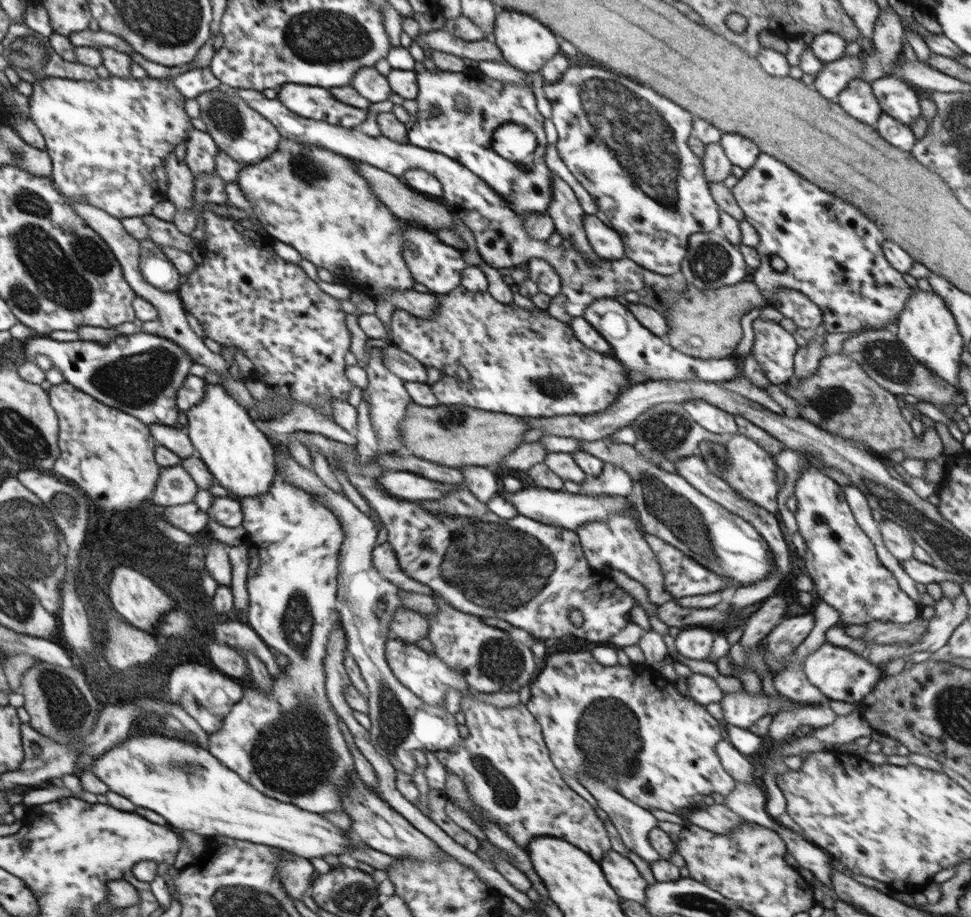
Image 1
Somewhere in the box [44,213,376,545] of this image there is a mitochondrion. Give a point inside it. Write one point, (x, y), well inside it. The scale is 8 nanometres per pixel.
(135, 380)

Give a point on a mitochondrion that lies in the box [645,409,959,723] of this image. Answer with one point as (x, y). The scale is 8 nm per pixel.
(715, 457)

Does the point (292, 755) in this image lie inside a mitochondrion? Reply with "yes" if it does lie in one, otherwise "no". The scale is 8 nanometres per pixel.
yes

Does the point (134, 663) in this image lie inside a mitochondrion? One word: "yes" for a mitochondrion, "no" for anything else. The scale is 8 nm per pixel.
no

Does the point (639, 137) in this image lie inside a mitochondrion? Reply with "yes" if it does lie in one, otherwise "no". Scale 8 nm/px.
yes

